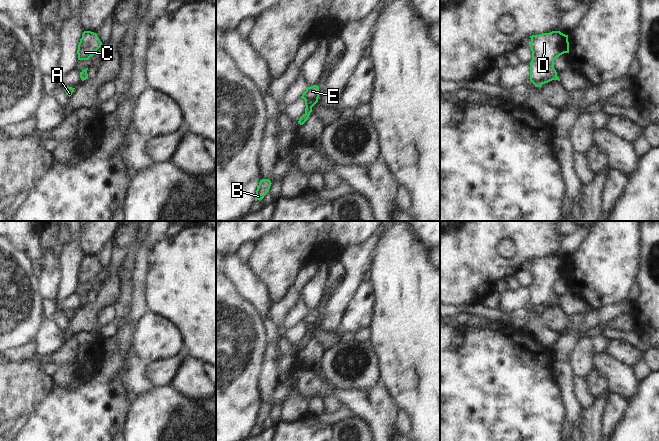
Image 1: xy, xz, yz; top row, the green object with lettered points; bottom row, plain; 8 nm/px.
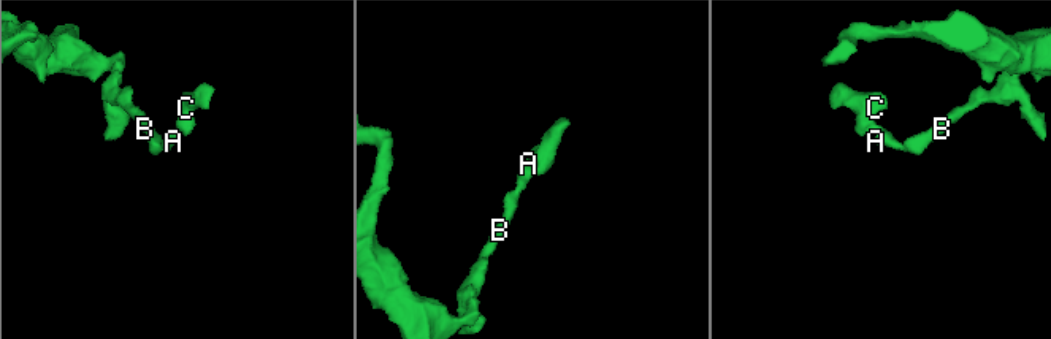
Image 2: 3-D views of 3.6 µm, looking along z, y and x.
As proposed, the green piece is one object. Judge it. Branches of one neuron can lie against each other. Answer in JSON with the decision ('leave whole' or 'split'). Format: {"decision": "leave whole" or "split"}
{"decision": "leave whole"}

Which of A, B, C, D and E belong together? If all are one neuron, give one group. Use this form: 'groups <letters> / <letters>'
groups A B C D E

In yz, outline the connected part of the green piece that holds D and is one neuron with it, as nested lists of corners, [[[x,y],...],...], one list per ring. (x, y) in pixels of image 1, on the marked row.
[[[552,31],[530,36],[529,47],[532,51],[530,62],[530,81],[535,87],[552,80],[560,81],[554,69],[554,60],[564,53],[569,53],[568,35]]]

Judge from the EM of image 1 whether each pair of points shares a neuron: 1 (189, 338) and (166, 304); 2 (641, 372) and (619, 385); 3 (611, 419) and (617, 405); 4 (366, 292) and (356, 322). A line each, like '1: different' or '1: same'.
1: same
2: different
3: same
4: same

